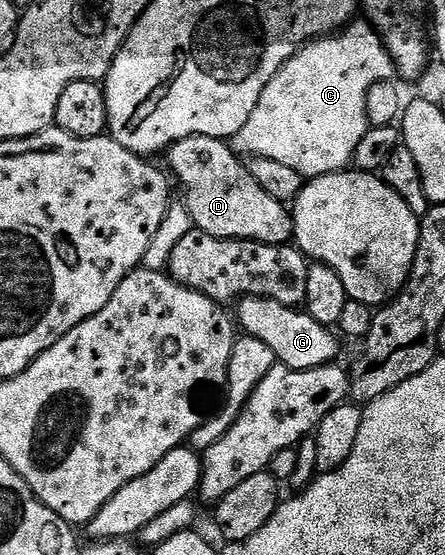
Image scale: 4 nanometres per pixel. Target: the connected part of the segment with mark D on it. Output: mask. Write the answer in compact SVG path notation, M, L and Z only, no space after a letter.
M193 135L189 139L181 139L176 145L166 150L166 168L171 168L170 176L179 180L183 188L181 204L189 211L191 224L194 228L205 231L214 237L220 237L226 241L260 241L266 245L286 245L292 240L291 215L288 206L284 202L273 199L273 195L265 195L261 187L249 172L246 164L242 165L240 154L224 138L206 137L205 135Z

